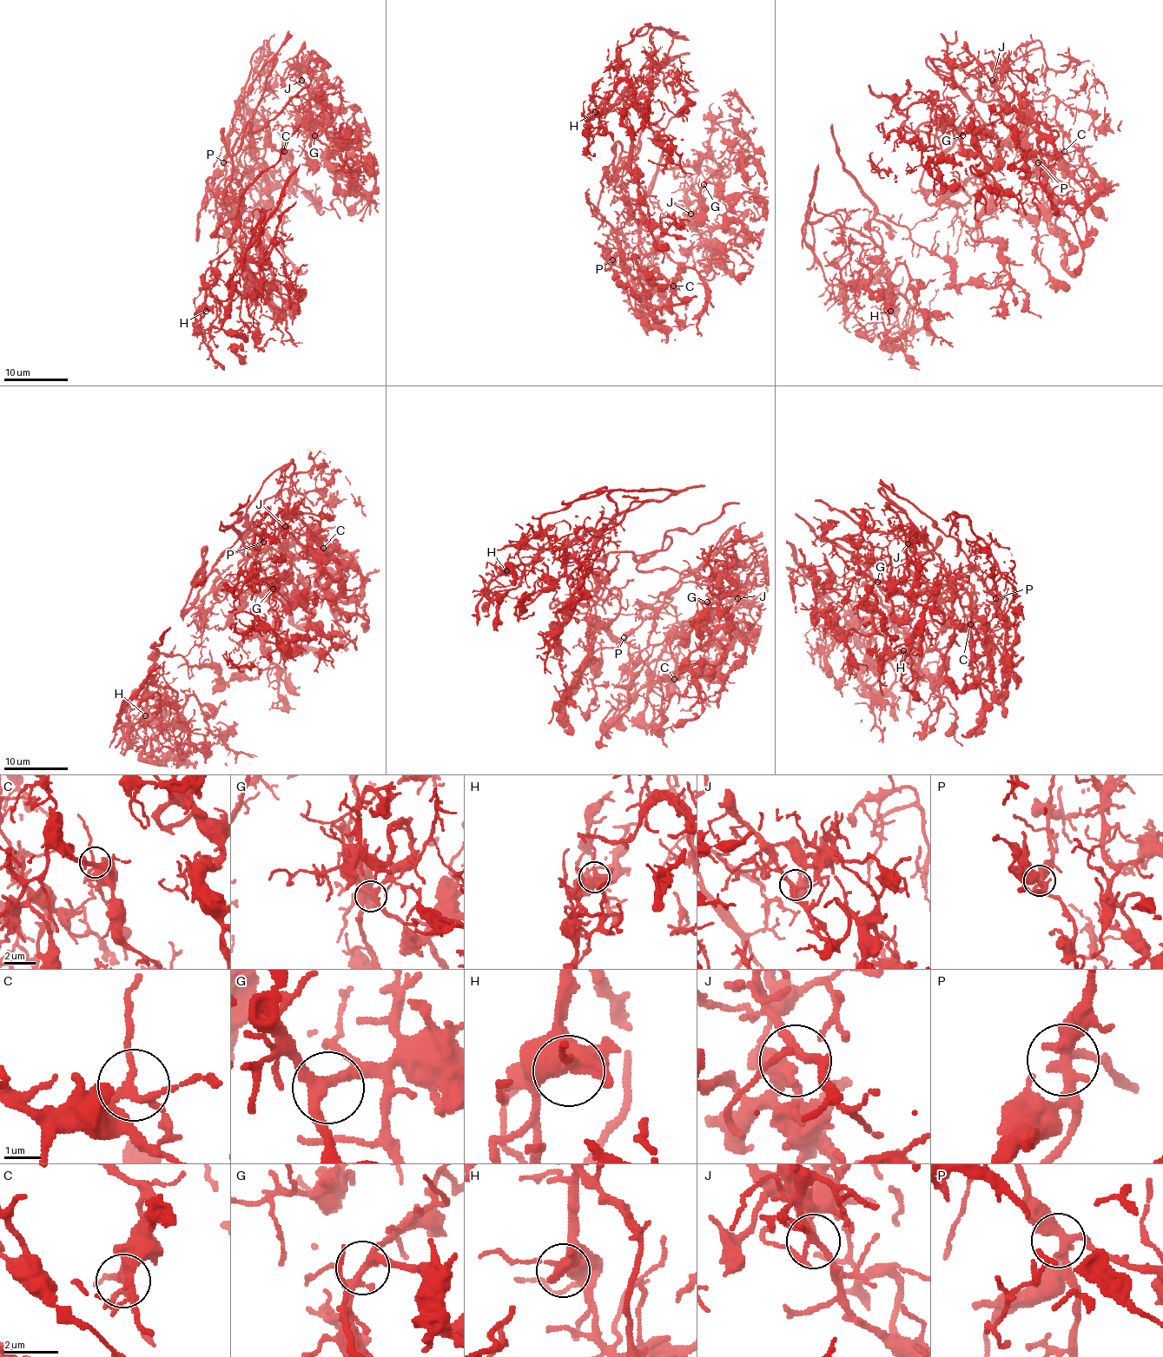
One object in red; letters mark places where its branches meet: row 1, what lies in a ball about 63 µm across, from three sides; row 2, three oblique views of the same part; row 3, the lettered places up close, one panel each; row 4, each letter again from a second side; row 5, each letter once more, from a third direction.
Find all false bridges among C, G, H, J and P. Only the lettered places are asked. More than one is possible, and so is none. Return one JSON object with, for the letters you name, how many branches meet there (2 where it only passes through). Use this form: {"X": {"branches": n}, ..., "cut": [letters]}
{"cut": []}

